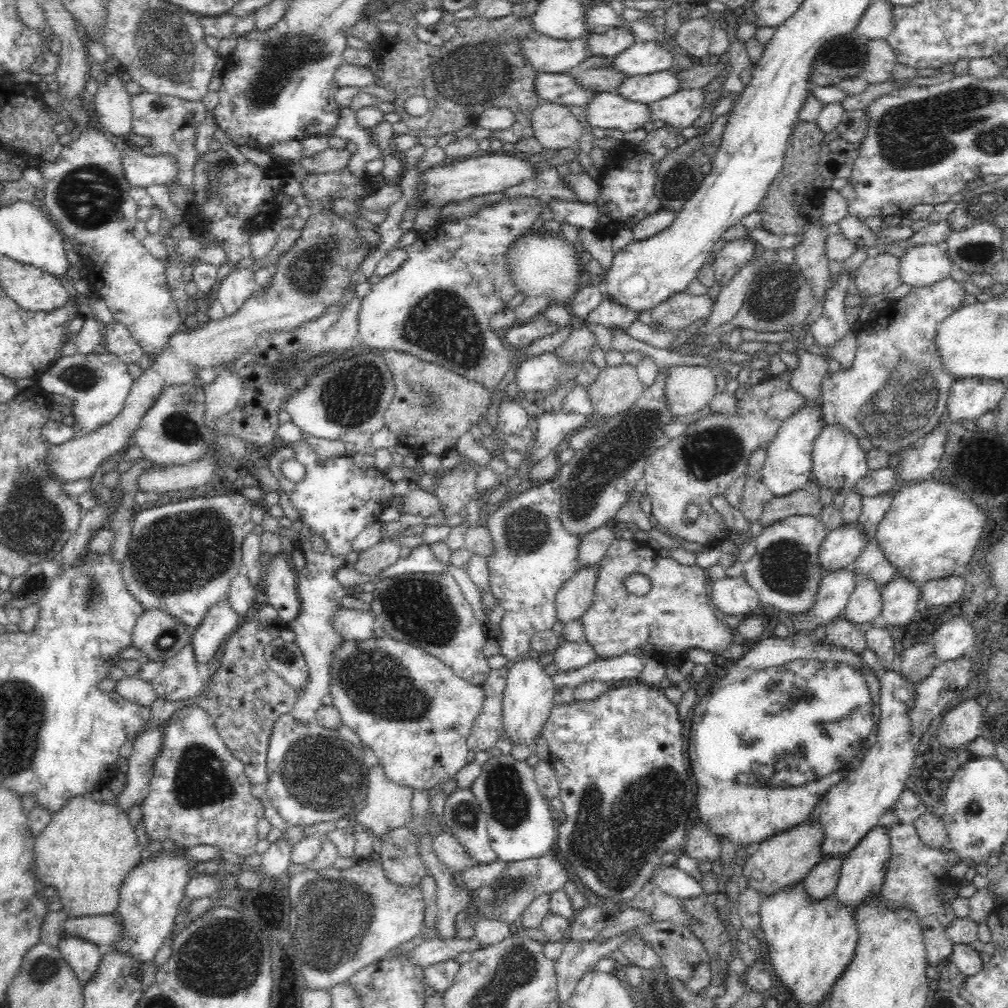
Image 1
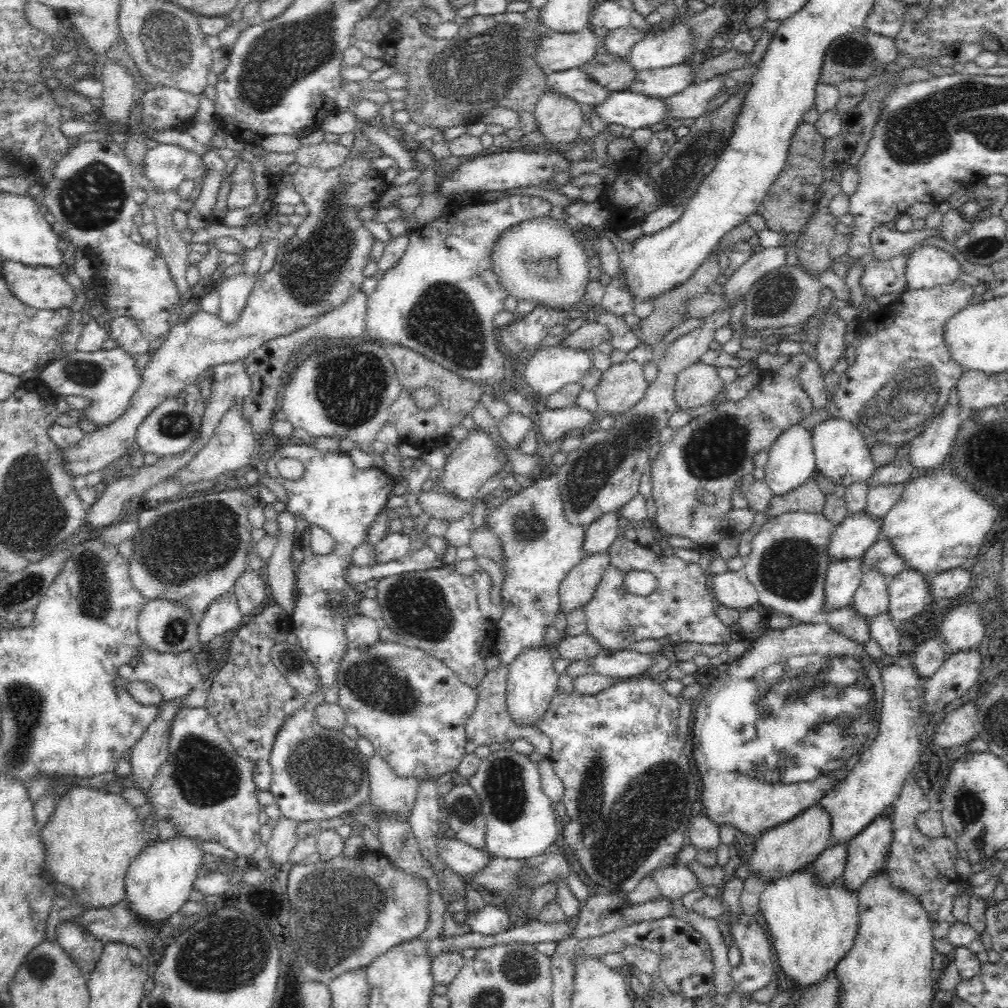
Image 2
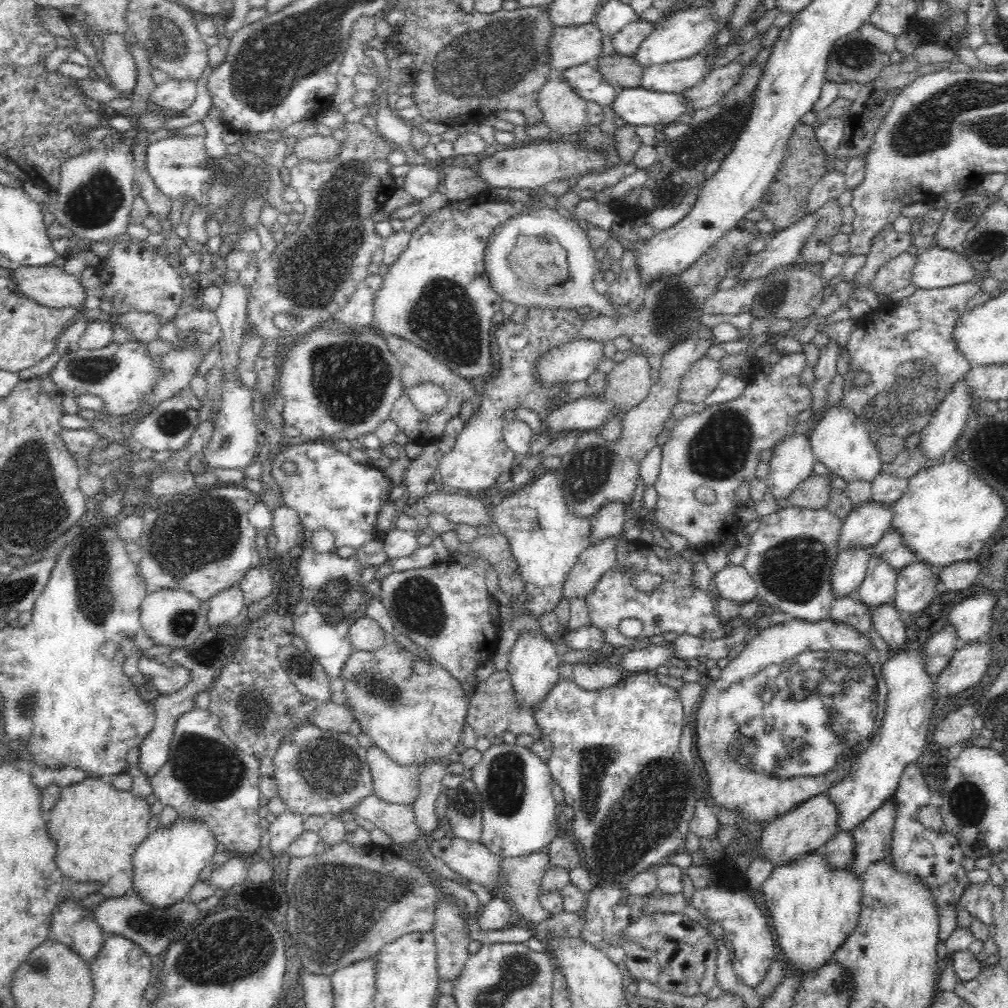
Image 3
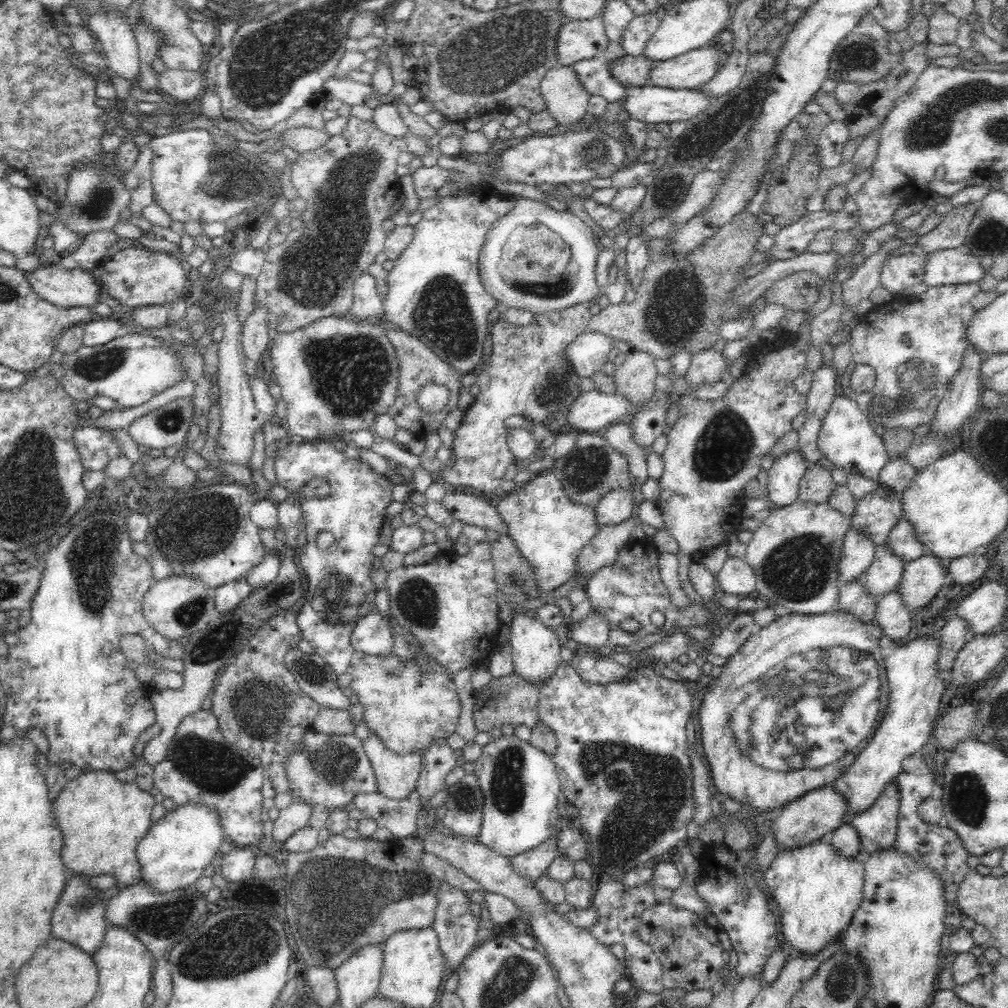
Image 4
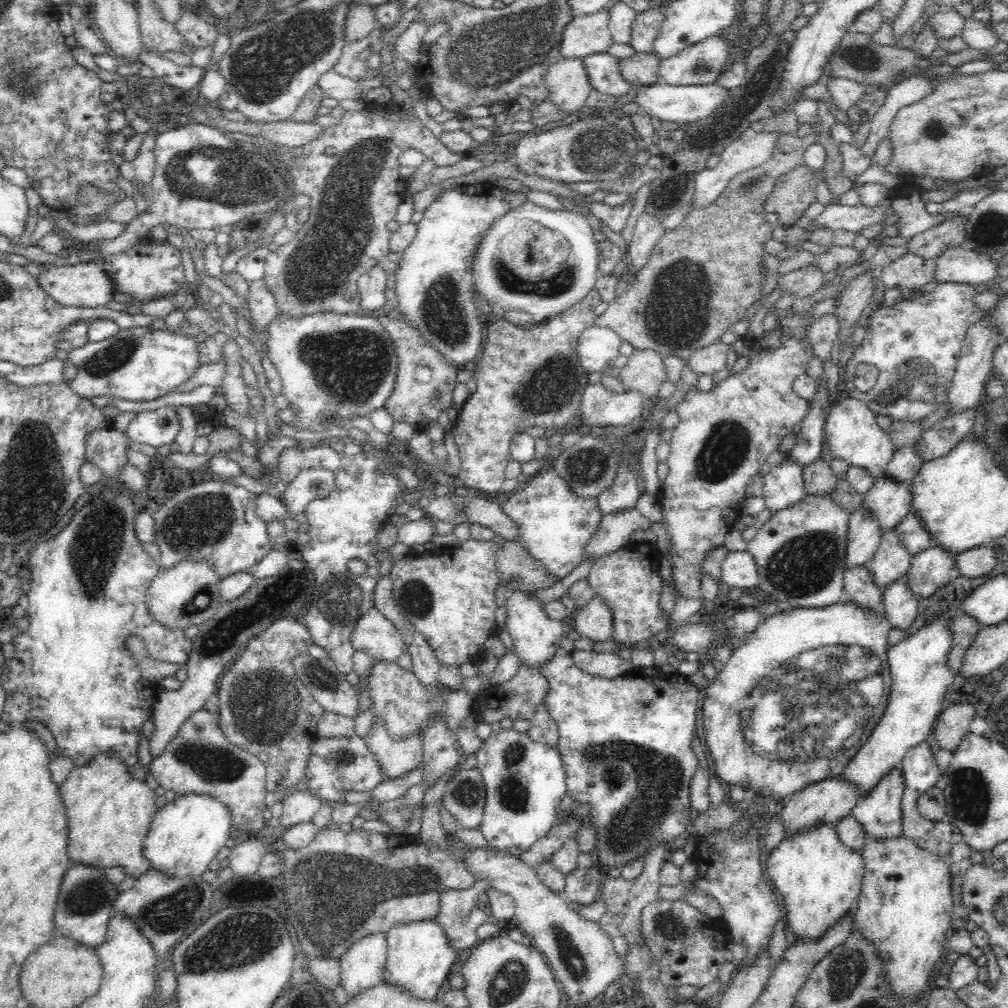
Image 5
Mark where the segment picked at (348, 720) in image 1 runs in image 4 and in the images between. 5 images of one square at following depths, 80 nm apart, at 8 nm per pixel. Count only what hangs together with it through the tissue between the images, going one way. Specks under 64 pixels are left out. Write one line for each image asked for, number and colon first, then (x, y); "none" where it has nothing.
2: (413, 709)
3: (414, 711)
4: (407, 711)

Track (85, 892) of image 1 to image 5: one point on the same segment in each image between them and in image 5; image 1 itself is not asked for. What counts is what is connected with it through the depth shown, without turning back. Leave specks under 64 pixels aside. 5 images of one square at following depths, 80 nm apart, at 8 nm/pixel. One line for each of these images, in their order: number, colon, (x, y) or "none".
2: (93, 835)
3: (97, 827)
4: (103, 819)
5: (109, 812)

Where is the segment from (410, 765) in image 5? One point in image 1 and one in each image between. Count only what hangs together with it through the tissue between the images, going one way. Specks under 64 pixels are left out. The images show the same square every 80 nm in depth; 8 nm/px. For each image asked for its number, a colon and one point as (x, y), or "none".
1: (388, 805)
2: (395, 795)
3: (398, 784)
4: (396, 774)

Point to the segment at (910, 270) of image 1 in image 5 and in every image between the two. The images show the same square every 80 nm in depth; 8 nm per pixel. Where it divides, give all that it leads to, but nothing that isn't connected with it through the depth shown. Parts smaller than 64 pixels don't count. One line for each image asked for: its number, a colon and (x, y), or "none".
2: (928, 266)
3: (936, 267)
4: (954, 265)
5: (956, 264)

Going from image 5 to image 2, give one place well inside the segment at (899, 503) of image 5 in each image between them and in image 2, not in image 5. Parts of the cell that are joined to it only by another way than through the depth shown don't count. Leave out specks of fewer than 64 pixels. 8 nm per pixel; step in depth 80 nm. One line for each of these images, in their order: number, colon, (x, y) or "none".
2: (857, 532)
3: (866, 523)
4: (877, 513)

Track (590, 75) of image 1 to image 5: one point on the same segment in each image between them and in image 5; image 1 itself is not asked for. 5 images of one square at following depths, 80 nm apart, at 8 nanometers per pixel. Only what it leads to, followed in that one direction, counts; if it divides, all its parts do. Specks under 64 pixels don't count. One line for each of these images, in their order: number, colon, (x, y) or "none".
2: (612, 72)
3: (621, 71)
4: (632, 71)
5: (642, 68)

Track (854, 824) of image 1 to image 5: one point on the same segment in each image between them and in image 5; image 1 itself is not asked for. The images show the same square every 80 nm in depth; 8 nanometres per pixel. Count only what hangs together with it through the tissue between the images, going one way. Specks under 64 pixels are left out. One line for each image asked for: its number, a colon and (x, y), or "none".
2: (875, 782)
3: (875, 775)
4: (916, 684)
5: (920, 677)

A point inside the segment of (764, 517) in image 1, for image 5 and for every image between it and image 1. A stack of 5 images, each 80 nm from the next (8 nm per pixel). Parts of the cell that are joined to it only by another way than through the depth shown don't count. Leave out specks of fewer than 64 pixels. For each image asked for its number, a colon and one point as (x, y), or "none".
2: (808, 497)
3: (814, 492)
4: (817, 484)
5: (818, 477)

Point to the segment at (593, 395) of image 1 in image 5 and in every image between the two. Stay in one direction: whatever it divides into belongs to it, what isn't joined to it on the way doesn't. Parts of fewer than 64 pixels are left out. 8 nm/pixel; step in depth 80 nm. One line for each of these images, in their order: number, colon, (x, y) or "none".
2: (623, 385)
3: (629, 383)
4: (635, 379)
5: (644, 371)

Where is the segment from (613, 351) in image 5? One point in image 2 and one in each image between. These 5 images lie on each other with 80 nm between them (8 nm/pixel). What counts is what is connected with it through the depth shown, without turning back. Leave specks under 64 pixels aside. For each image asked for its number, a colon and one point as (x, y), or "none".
2: (552, 367)
3: (576, 360)
4: (588, 352)

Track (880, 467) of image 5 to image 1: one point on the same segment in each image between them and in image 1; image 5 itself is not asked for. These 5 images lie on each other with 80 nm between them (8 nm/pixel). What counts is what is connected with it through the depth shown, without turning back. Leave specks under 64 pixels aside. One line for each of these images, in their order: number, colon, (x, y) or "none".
1: (839, 461)
2: (841, 454)
3: (839, 441)
4: (848, 439)

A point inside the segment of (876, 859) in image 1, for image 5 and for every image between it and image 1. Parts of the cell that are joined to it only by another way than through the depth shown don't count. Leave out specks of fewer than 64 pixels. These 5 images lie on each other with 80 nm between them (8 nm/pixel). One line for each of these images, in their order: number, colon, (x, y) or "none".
2: (868, 851)
3: (872, 837)
4: (877, 826)
5: (879, 811)

